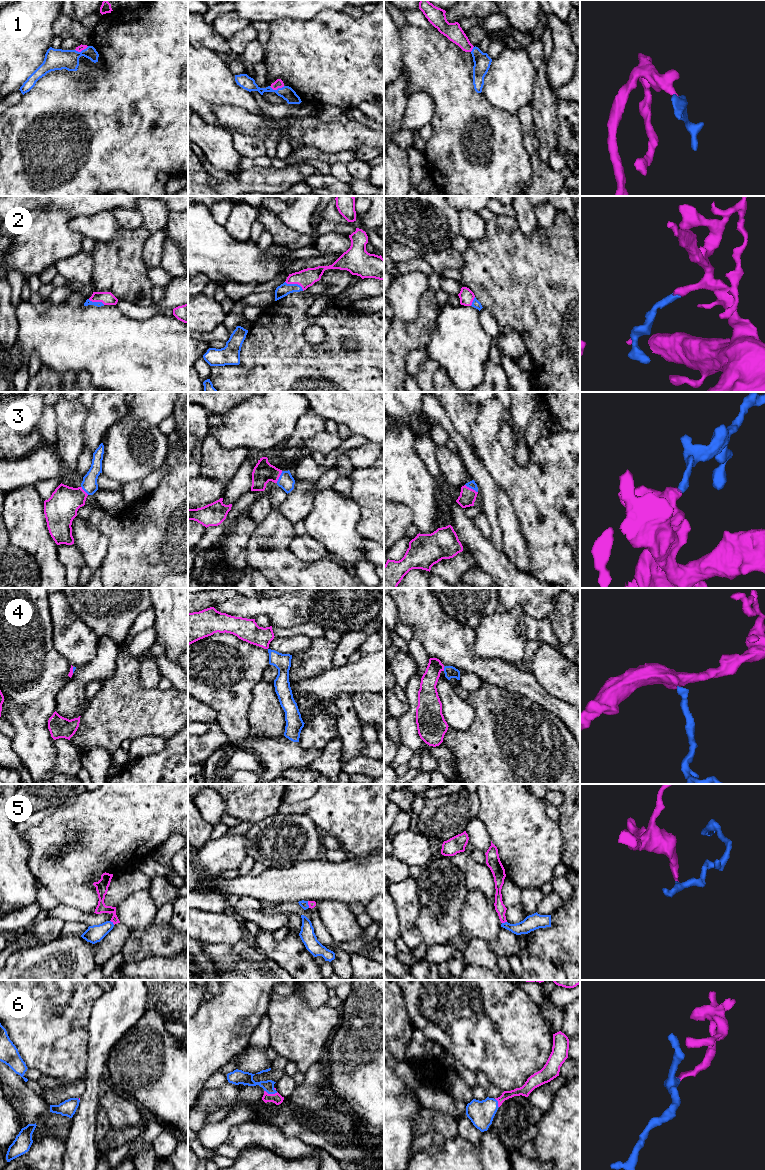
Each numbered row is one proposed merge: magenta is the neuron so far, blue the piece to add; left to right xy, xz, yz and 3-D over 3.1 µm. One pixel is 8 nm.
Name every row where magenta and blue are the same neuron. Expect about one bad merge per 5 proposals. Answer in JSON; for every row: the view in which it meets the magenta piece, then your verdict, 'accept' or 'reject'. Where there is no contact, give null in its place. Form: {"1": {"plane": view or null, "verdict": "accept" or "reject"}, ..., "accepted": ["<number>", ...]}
{"1": {"plane": "xz", "verdict": "accept"}, "2": {"plane": "xz", "verdict": "accept"}, "3": {"plane": "yz", "verdict": "accept"}, "4": {"plane": "yz", "verdict": "accept"}, "5": {"plane": "xy", "verdict": "reject"}, "6": {"plane": "xz", "verdict": "accept"}, "accepted": ["1", "2", "3", "4", "6"]}

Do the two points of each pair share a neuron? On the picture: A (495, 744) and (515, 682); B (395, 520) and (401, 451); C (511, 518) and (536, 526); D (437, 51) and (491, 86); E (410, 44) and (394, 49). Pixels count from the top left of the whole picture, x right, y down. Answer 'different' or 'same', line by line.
A: different
B: different
C: different
D: different
E: different

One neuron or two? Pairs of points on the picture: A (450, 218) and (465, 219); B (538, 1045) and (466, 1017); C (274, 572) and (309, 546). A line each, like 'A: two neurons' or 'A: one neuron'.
A: two neurons
B: one neuron
C: two neurons

